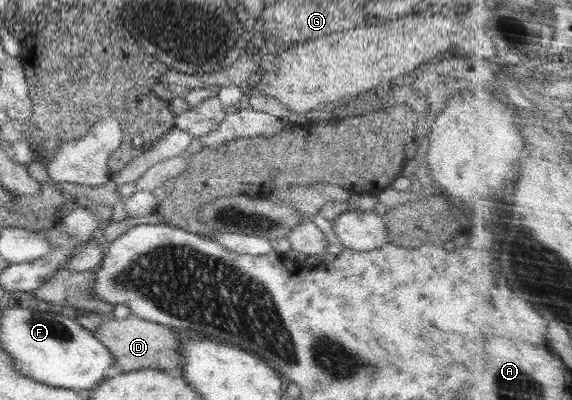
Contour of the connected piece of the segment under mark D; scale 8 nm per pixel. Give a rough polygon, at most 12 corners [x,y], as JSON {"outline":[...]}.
{"outline":[[130,314],[92,333],[124,373],[177,373],[178,334]]}

